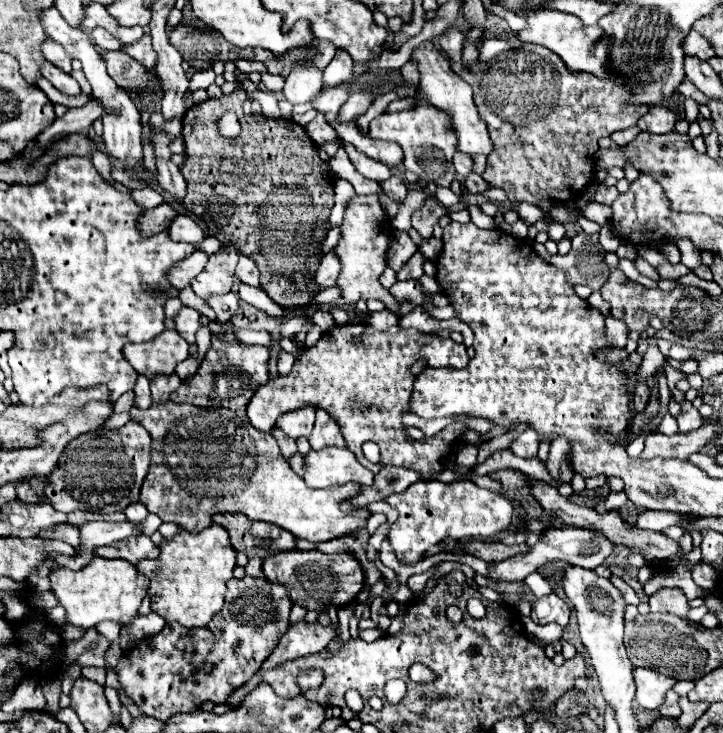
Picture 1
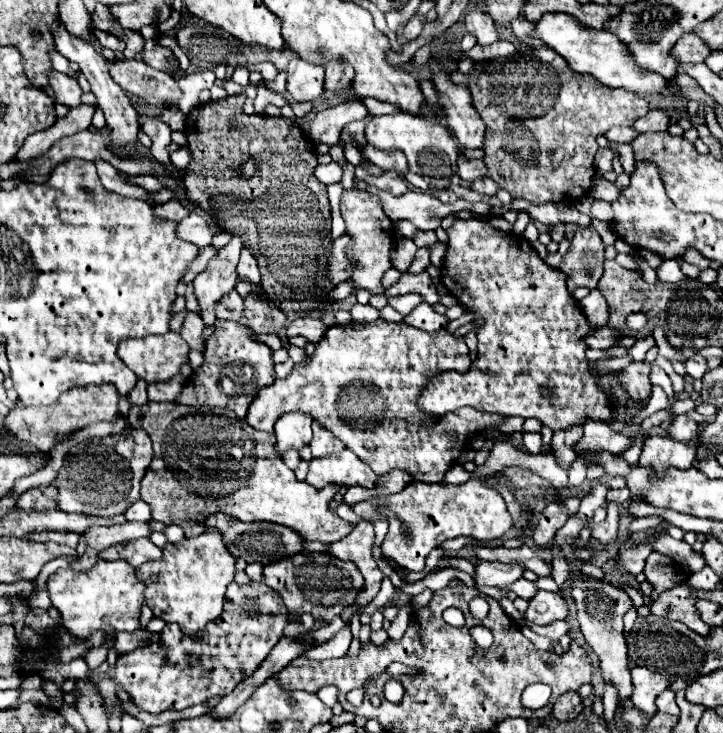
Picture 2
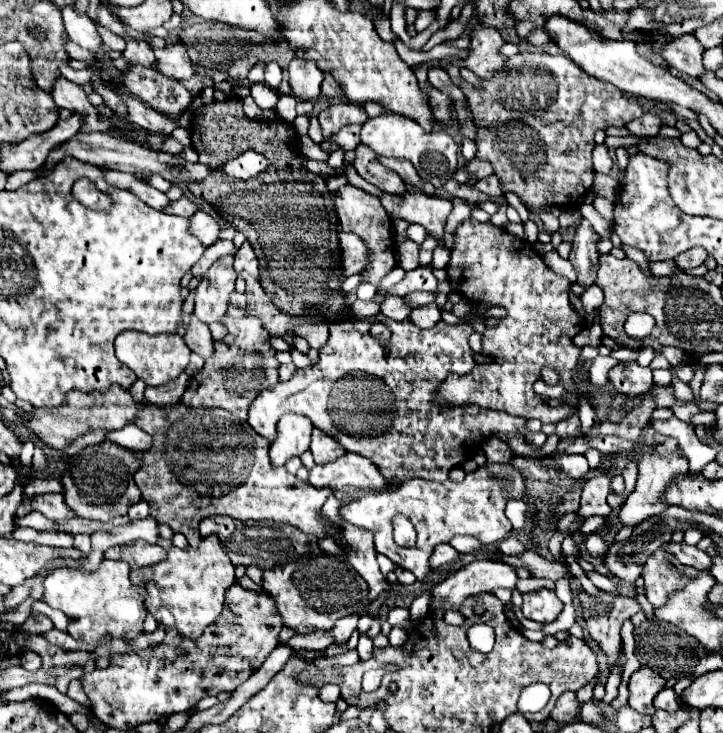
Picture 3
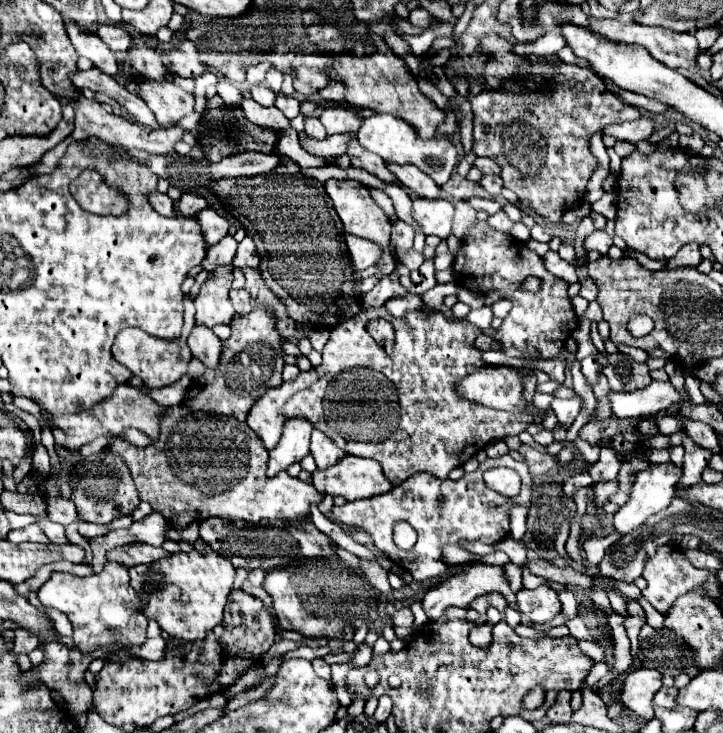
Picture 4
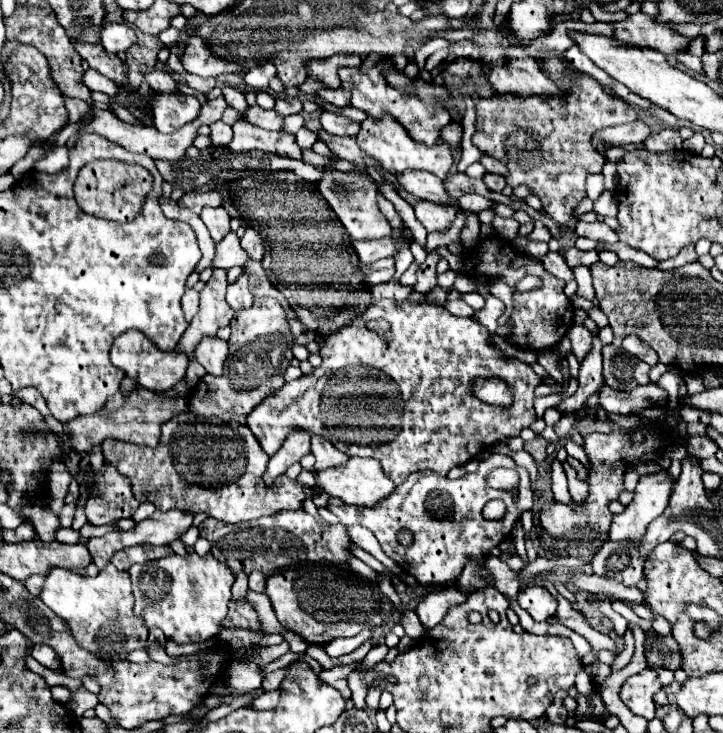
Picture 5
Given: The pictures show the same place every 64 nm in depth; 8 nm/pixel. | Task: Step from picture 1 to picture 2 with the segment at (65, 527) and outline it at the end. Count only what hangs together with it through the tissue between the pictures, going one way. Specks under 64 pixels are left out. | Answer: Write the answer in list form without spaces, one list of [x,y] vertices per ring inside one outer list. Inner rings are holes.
[[[50,531],[48,532],[48,538],[58,544],[75,549],[79,543],[80,534],[75,532]]]

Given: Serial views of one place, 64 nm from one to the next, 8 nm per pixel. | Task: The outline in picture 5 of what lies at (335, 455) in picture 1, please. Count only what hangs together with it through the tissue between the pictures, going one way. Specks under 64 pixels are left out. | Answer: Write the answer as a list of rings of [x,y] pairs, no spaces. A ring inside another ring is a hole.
[[[350,458],[348,464],[340,466],[340,468],[330,468],[324,472],[316,474],[316,482],[322,486],[322,490],[330,496],[340,498],[344,504],[354,504],[354,506],[376,506],[380,500],[388,498],[394,492],[394,484],[392,480],[384,474],[382,466],[378,460],[374,458]]]

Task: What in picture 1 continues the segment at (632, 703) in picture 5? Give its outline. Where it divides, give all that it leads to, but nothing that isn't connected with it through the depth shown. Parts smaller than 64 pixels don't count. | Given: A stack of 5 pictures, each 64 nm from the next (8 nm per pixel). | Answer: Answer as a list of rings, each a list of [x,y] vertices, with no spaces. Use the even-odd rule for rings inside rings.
[[[634,668],[634,680],[636,680],[636,702],[644,710],[656,710],[664,694],[674,686],[674,678],[668,678],[656,670],[650,668]]]

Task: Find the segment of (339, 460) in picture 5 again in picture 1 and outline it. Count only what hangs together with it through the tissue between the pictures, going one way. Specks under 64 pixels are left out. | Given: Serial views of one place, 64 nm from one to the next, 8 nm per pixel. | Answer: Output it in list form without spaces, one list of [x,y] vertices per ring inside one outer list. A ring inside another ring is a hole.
[[[316,410],[316,422],[314,422],[314,430],[312,436],[308,438],[312,450],[322,450],[328,446],[336,446],[336,448],[344,448],[344,438],[338,430],[338,424],[324,412],[324,410]]]

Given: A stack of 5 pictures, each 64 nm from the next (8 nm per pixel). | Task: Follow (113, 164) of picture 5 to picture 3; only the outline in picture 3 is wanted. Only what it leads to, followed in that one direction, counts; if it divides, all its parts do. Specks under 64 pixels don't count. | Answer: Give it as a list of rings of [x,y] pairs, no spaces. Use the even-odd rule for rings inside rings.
[[[80,178],[74,182],[72,196],[80,200],[86,208],[92,208],[92,210],[110,210],[114,204],[112,198],[106,192],[100,192],[96,184],[88,178]]]

